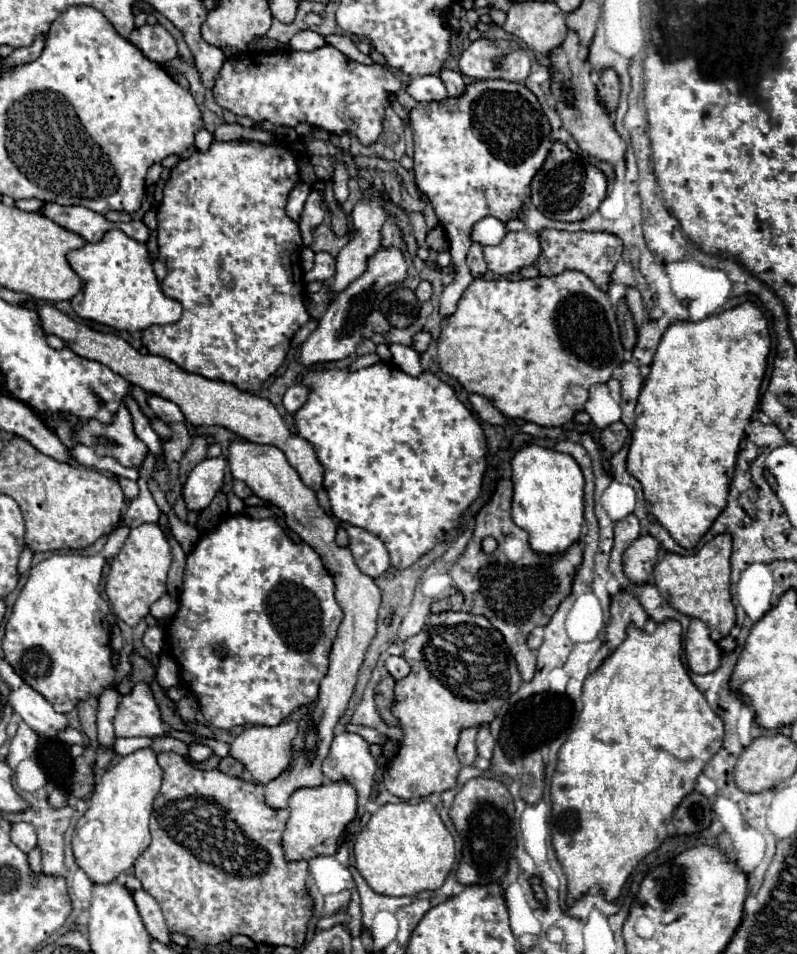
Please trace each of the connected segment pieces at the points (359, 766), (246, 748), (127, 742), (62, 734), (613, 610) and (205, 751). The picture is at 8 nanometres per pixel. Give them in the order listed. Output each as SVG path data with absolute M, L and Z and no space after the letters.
M352 732L334 736L330 752L322 764L322 772L332 782L348 782L356 788L360 818L366 812L376 772L376 760L368 750L368 742Z
M288 720L282 722L278 726L250 726L244 732L240 732L232 744L230 744L230 756L236 758L244 770L248 770L252 774L252 778L260 784L268 784L270 780L274 780L276 776L280 776L292 758L292 740L298 732L298 724Z
M150 737L117 738L113 751L121 756L126 756L140 748L151 745L153 739Z
M64 728L64 730L60 730L60 732L58 732L58 740L68 742L68 744L80 744L80 746L84 746L82 734L80 734L78 730L74 730L74 728Z
M618 592L612 598L610 604L610 620L606 626L606 644L610 648L610 652L624 642L626 638L626 628L632 624L640 630L644 630L644 624L648 620L648 614L644 612L644 608L640 606L640 602L630 596L628 592Z
M190 744L190 758L202 762L202 760L206 760L206 758L210 758L210 756L212 756L212 748L200 746L200 744Z

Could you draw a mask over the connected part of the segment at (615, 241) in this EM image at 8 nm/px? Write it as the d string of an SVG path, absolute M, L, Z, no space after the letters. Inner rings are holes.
M544 230L540 234L542 254L536 260L536 268L542 276L556 276L564 270L578 270L584 272L600 290L608 290L610 274L620 260L622 254L622 242L614 234L606 232L556 232L556 230Z

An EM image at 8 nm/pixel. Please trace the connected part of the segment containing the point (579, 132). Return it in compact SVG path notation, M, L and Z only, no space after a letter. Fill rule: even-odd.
M568 32L564 44L552 50L552 102L562 118L564 128L572 134L582 152L596 160L604 160L616 166L620 160L626 158L626 144L614 130L610 114L600 104L596 86L592 82L592 74L584 70L584 62L586 60L582 58L578 36L574 32Z

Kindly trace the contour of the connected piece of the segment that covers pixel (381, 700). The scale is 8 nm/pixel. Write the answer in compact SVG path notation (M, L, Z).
M386 676L378 682L378 688L376 688L376 696L374 696L374 702L376 702L376 710L380 712L380 716L384 718L386 724L394 724L398 726L398 720L392 716L392 698L394 698L394 686L396 682L392 680L392 676Z

